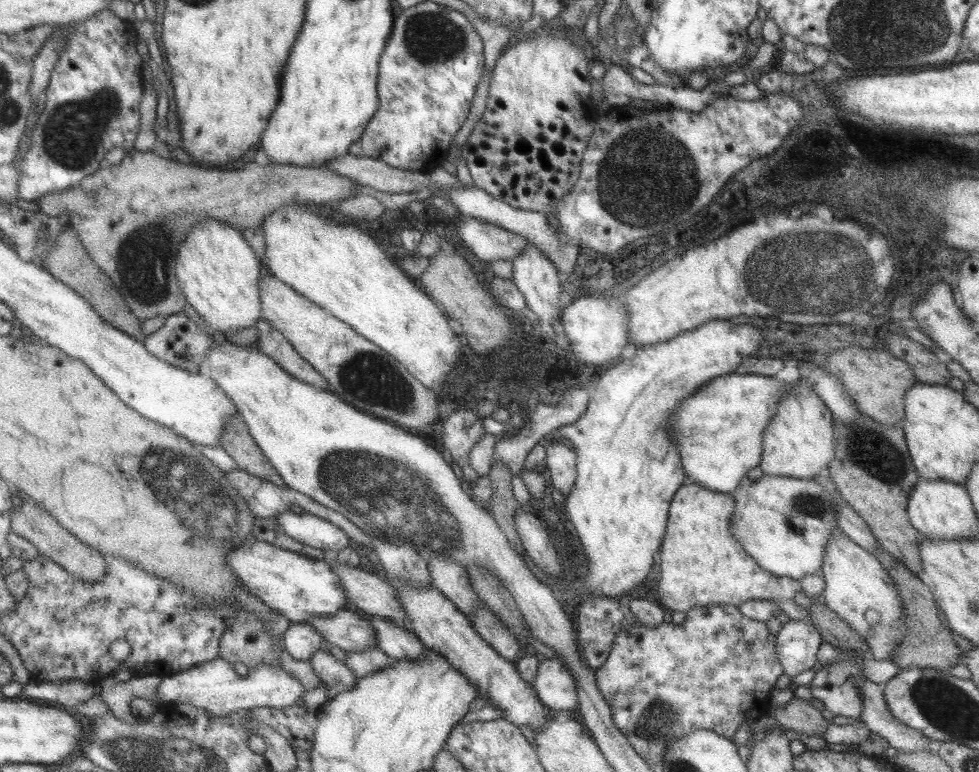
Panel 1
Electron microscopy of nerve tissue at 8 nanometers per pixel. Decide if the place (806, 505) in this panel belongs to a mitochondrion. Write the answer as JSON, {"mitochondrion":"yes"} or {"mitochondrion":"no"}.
{"mitochondrion":"yes"}

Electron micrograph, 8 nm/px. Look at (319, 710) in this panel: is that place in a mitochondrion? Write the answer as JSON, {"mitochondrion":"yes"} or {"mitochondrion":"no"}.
{"mitochondrion":"no"}

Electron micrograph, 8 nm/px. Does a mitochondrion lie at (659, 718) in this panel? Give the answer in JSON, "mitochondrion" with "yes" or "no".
{"mitochondrion":"yes"}

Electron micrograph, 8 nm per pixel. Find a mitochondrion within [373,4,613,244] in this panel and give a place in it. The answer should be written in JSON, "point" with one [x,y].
{"point":[434,37]}

